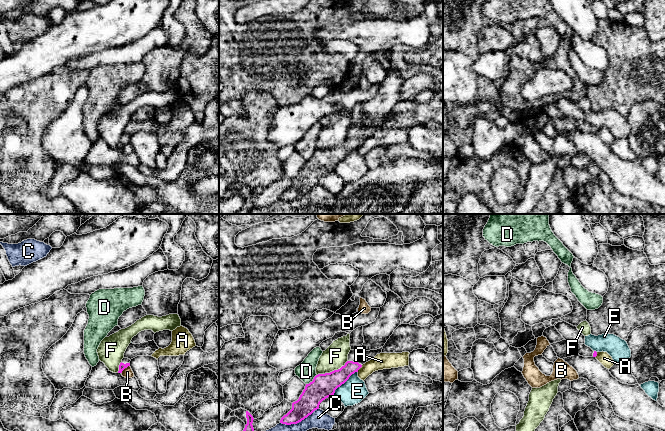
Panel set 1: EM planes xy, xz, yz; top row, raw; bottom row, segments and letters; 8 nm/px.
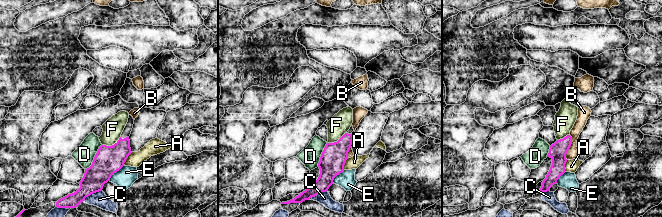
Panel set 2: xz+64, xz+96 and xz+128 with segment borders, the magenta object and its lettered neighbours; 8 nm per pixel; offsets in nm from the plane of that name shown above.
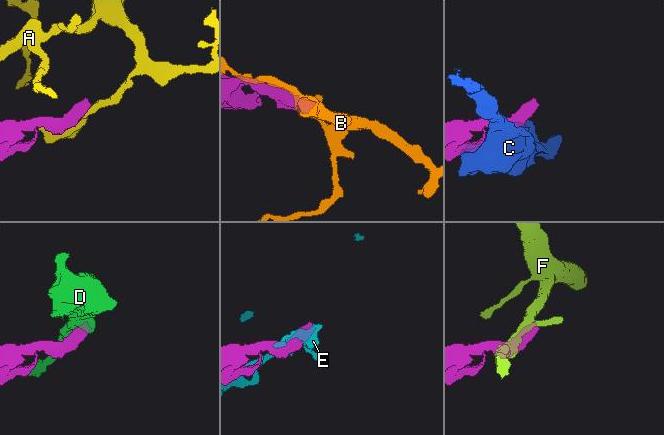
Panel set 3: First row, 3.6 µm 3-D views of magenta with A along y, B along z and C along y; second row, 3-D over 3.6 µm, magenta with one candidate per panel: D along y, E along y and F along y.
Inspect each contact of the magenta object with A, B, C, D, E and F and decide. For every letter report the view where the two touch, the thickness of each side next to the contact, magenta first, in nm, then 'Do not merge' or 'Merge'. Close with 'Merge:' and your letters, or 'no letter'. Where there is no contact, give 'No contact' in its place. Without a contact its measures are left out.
A: Touches magenta in xz. Thickness 140 nm (magenta) against 130 nm. Do not merge
B: Touches magenta in xy. Thickness 60 nm (magenta) against 80 nm. Do not merge
C: Touches magenta in xz. Thickness 170 nm (magenta) against 200 nm. Do not merge
D: Touches magenta in xz. Thickness 190 nm (magenta) against 160 nm. Do not merge
E: Touches magenta in xz. Thickness 190 nm (magenta) against 200 nm. Do not merge
F: Touches magenta in xz. Thickness 190 nm (magenta) against 190 nm. Do not merge
Merge: no letter

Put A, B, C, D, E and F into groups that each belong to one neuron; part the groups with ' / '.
A / B / C / D / E / F

